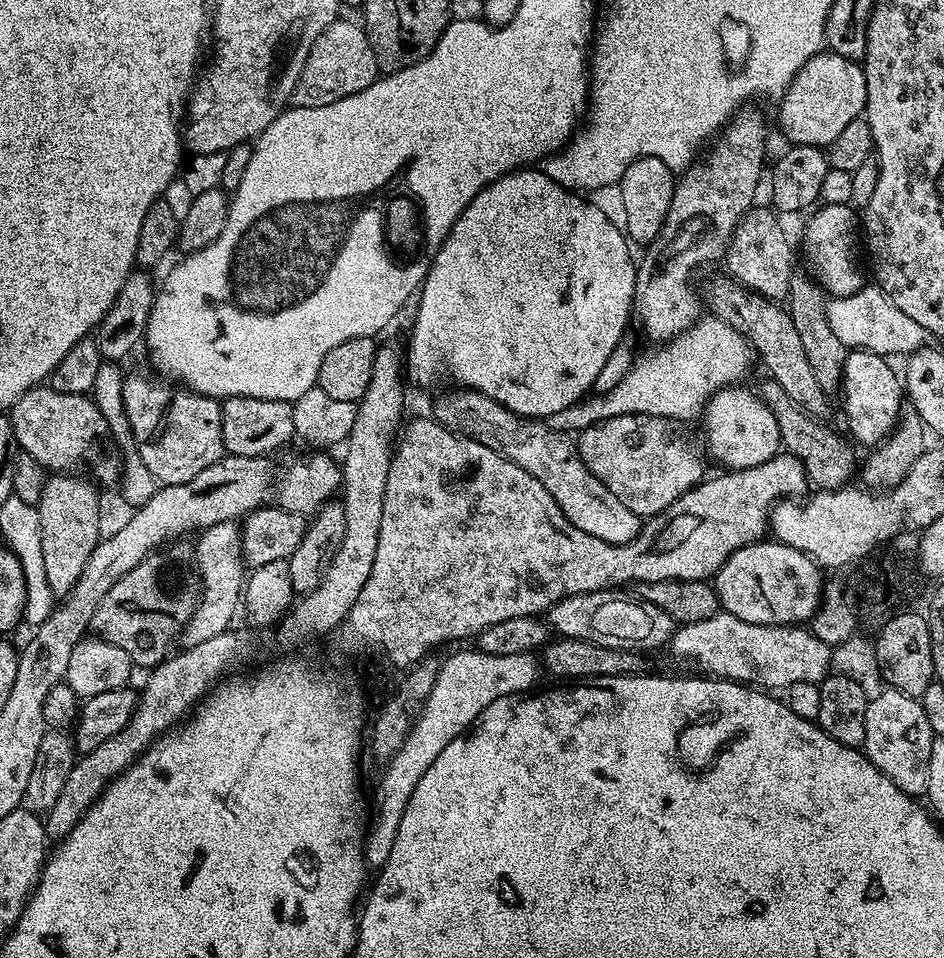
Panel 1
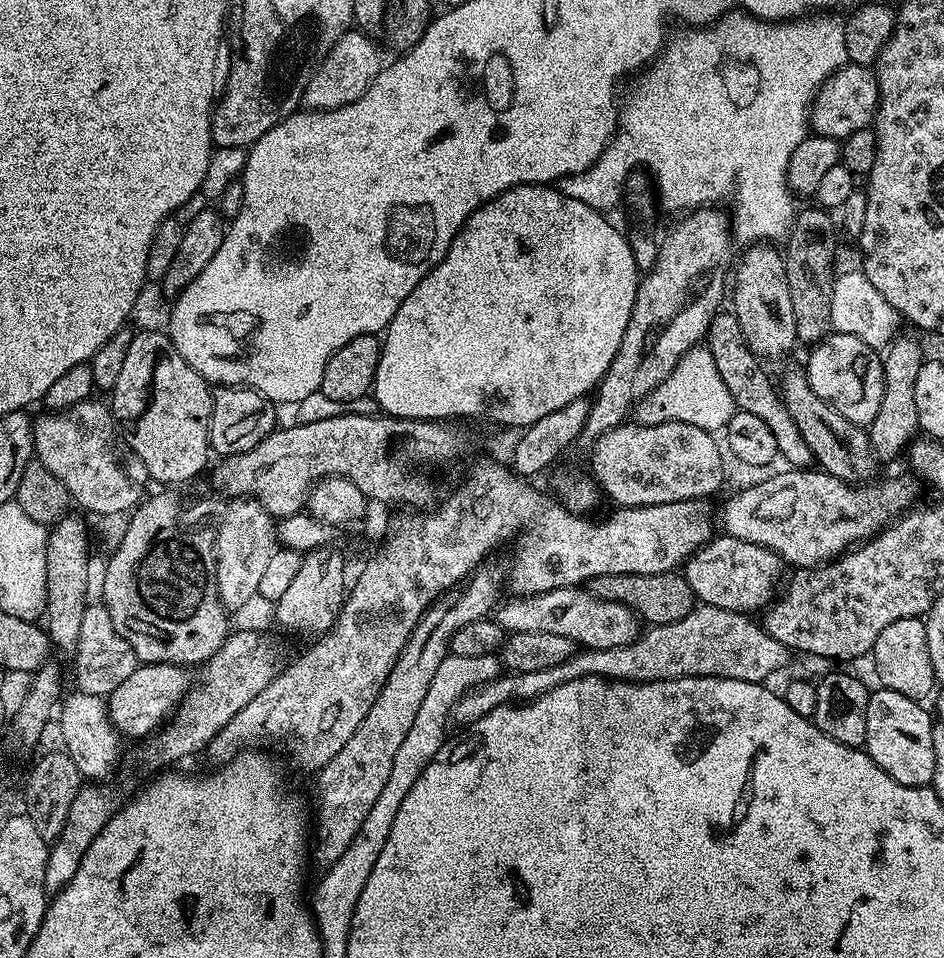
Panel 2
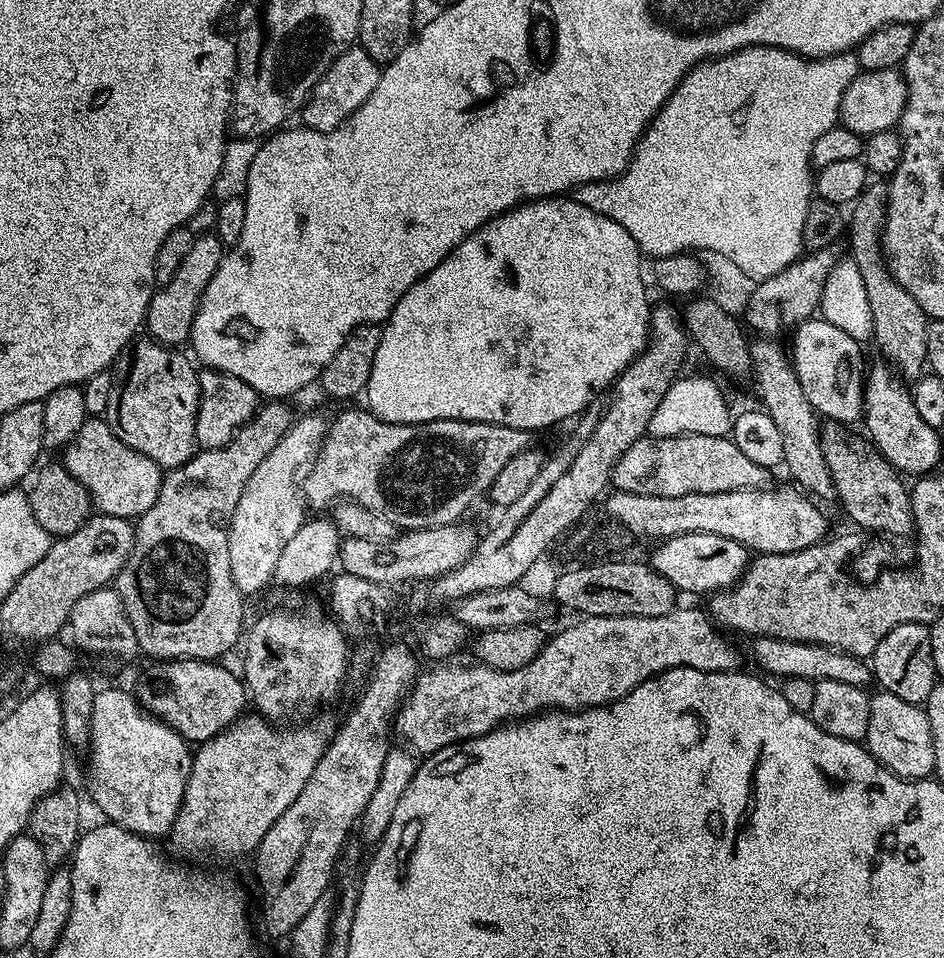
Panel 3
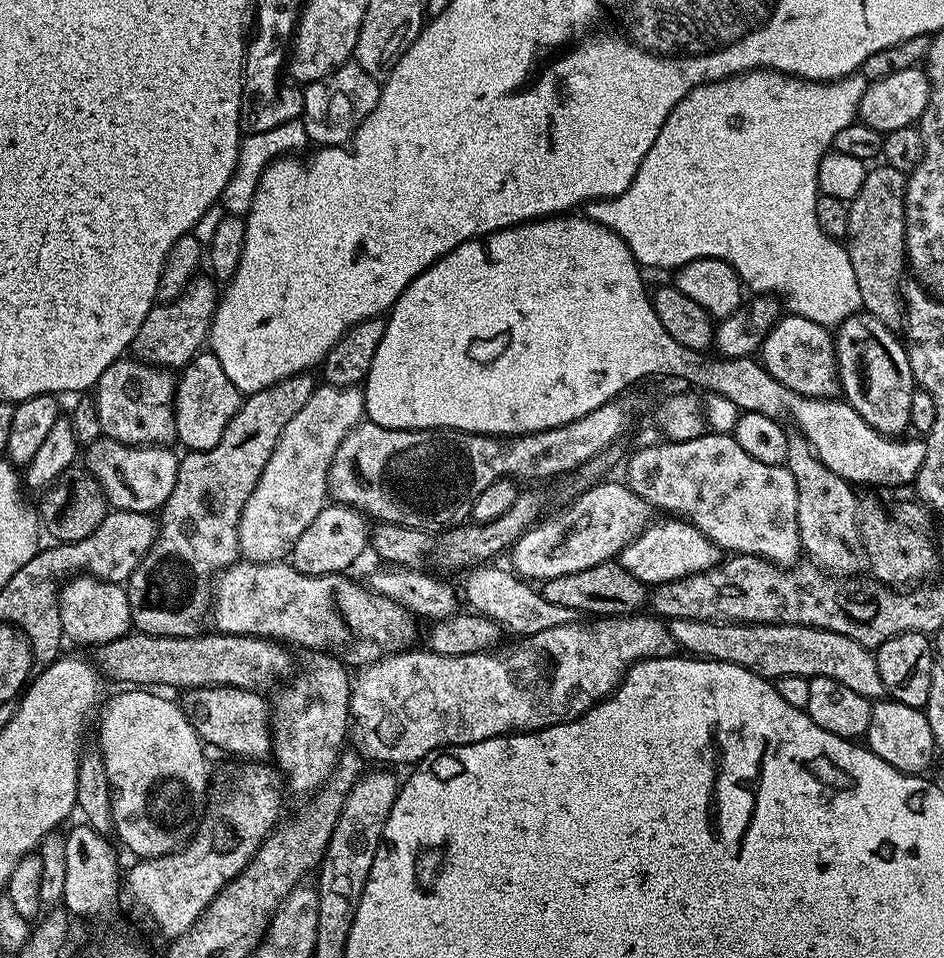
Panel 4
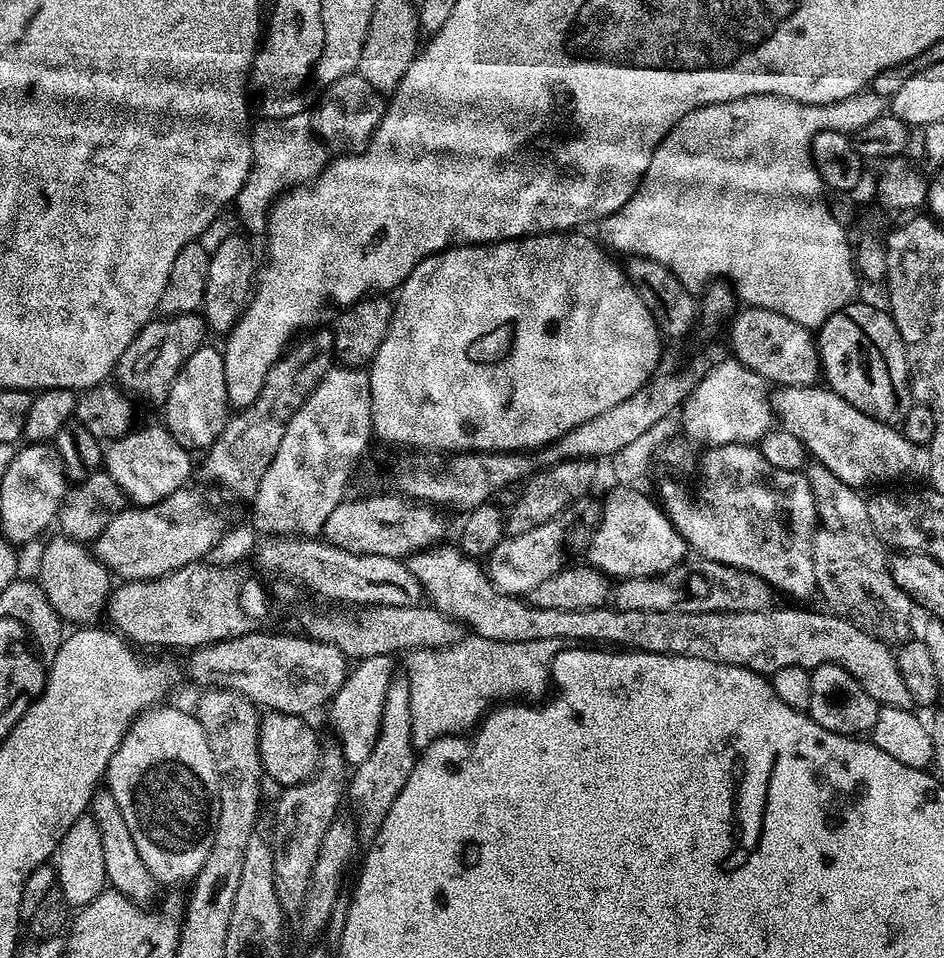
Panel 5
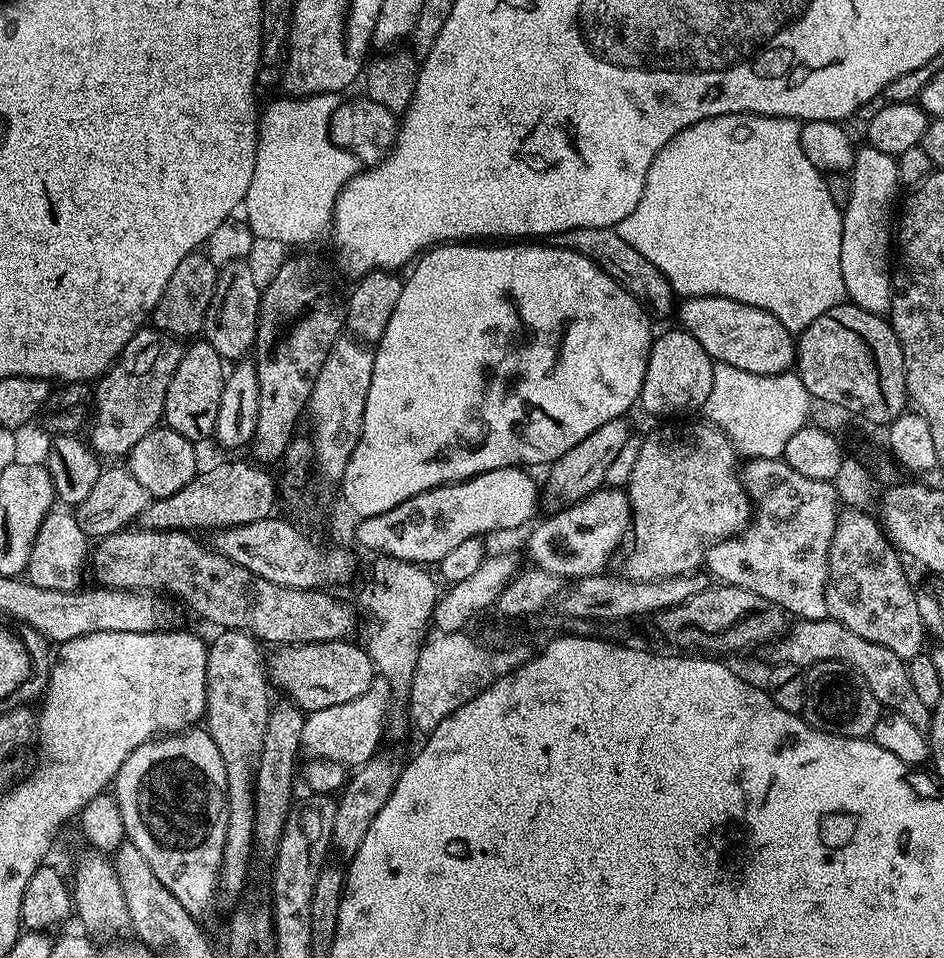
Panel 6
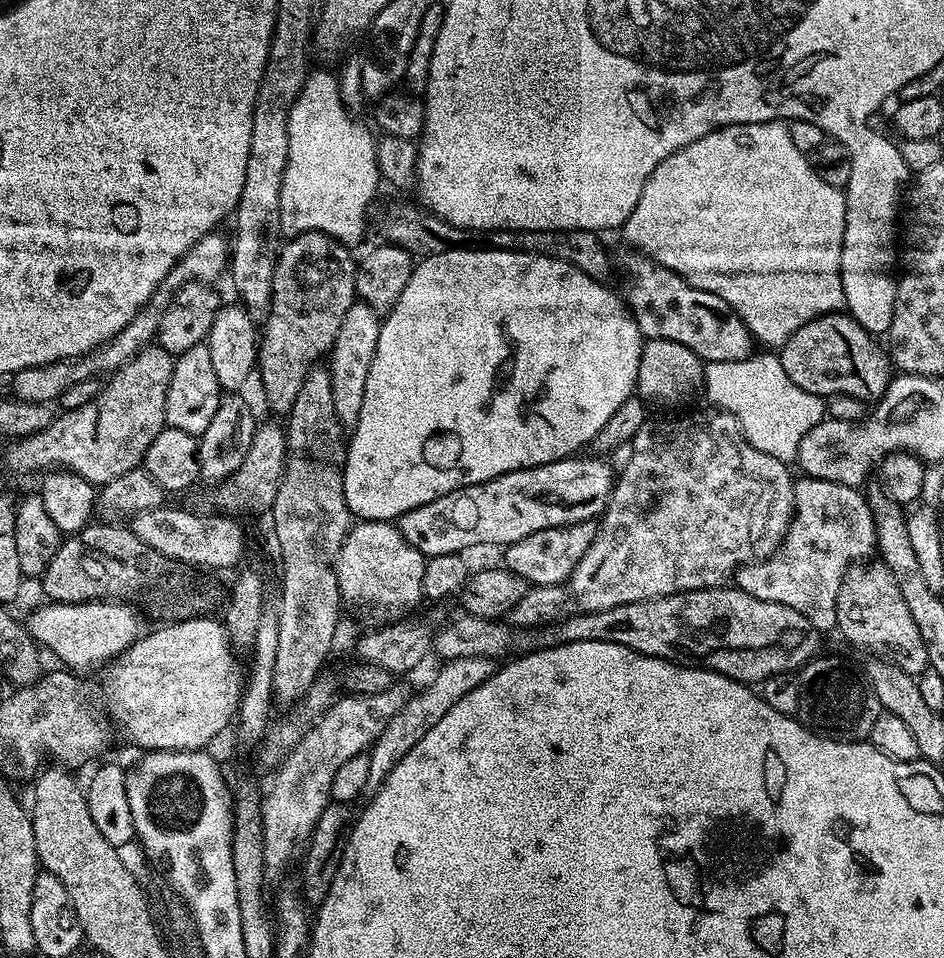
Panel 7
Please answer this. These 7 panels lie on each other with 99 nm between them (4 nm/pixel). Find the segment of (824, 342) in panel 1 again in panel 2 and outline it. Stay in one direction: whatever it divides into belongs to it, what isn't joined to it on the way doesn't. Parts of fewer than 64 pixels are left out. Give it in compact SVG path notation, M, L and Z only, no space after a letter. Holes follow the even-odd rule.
M819 206L811 207L802 208L796 214L783 253L787 285L794 307L796 336L801 343L808 343L808 346L820 343L833 329L832 286L836 277L834 256L838 247L836 222L831 218L833 215Z

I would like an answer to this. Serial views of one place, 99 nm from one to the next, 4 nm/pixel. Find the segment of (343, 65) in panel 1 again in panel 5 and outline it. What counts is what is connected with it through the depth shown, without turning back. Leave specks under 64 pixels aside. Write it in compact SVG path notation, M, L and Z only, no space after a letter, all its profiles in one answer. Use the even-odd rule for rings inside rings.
M359 74L343 76L319 93L316 113L310 116L310 128L333 148L333 153L355 154L364 151L370 142L378 122L382 122L385 107L385 97L376 92L366 78Z

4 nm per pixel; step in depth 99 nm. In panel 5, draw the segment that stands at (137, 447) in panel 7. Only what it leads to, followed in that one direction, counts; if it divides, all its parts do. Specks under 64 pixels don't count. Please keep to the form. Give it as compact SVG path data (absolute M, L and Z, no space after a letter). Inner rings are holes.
M200 314L152 319L136 335L134 342L126 346L126 354L122 354L122 358L116 364L115 383L133 397L141 396L156 406L163 405L170 386L174 378L178 378L178 370L182 370L186 358L190 358L194 350L206 343L204 332L206 333L206 325L203 315Z

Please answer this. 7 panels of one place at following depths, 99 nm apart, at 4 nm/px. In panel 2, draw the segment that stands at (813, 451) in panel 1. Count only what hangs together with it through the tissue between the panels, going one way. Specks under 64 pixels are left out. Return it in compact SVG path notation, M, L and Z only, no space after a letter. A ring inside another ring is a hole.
M731 310L717 311L716 317L710 322L706 347L713 355L714 364L727 390L736 403L737 409L746 414L754 414L756 420L761 420L766 430L770 430L775 451L780 452L789 460L791 467L796 470L804 470L813 463L812 451L806 446L806 438L798 434L798 426L794 426L794 418L790 418L790 410L786 410L781 393L768 381L764 373L765 365L759 356L748 349L746 338L742 334L742 326L738 326L736 313Z

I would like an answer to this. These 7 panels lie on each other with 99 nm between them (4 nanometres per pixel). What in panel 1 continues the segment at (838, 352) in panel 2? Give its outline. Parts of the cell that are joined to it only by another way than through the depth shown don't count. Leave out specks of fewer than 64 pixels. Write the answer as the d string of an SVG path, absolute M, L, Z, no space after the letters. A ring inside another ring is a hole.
M863 350L849 351L845 358L842 381L844 416L848 419L849 430L852 431L851 439L857 445L879 444L892 433L893 428L896 427L896 421L900 419L906 396L902 391L901 377L888 364L891 363L885 357L879 356L877 352Z

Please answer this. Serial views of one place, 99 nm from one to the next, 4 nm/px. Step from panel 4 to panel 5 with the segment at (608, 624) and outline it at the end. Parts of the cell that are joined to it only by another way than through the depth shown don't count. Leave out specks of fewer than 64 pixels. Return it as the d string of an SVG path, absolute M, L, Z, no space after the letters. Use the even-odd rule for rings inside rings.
M468 634L449 648L413 651L407 657L406 669L410 682L413 748L423 750L444 736L475 729L497 702L508 702L513 698L543 701L549 695L552 659L557 659L561 647L558 640L494 642L490 638ZM375 656L359 661L347 674L347 680L330 701L332 728L336 731L338 746L344 752L345 761L355 766L366 762L366 754L376 741L382 718L382 706L386 702L386 690L391 682L393 661L387 656Z

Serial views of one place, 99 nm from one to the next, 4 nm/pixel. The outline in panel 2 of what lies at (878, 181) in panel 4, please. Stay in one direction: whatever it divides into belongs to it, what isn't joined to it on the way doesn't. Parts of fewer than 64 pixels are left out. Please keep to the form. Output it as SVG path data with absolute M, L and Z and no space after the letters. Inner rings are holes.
M897 335L882 356L884 362L884 394L882 406L866 431L877 461L892 460L903 453L920 432L918 402L914 402L914 385L918 383L918 370L922 370L926 353L912 336Z

